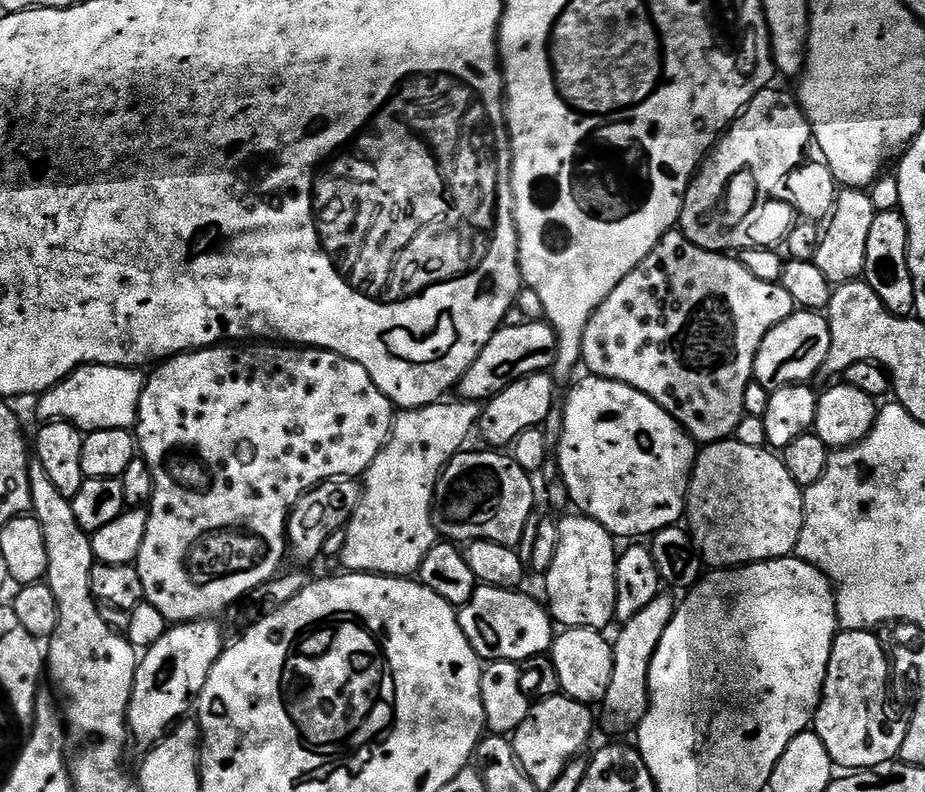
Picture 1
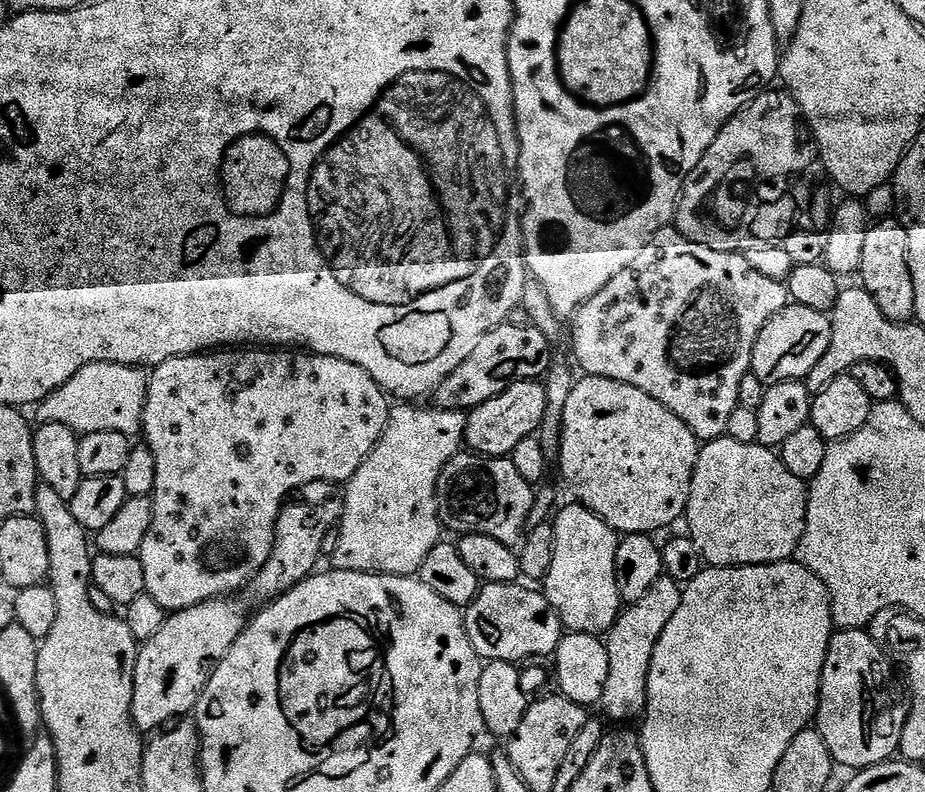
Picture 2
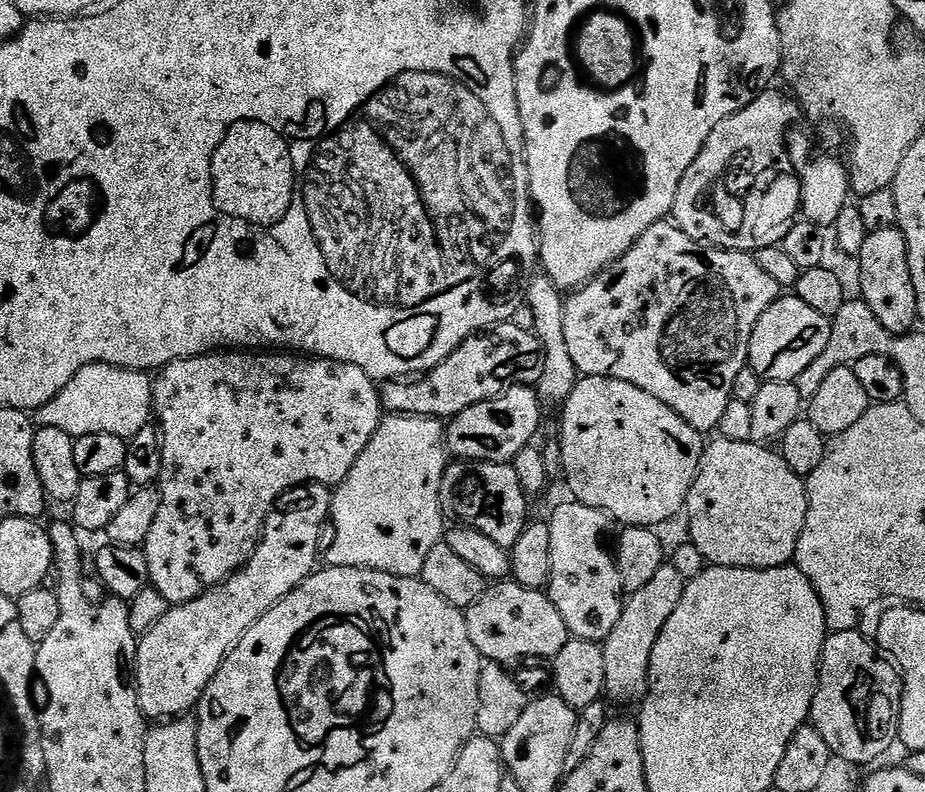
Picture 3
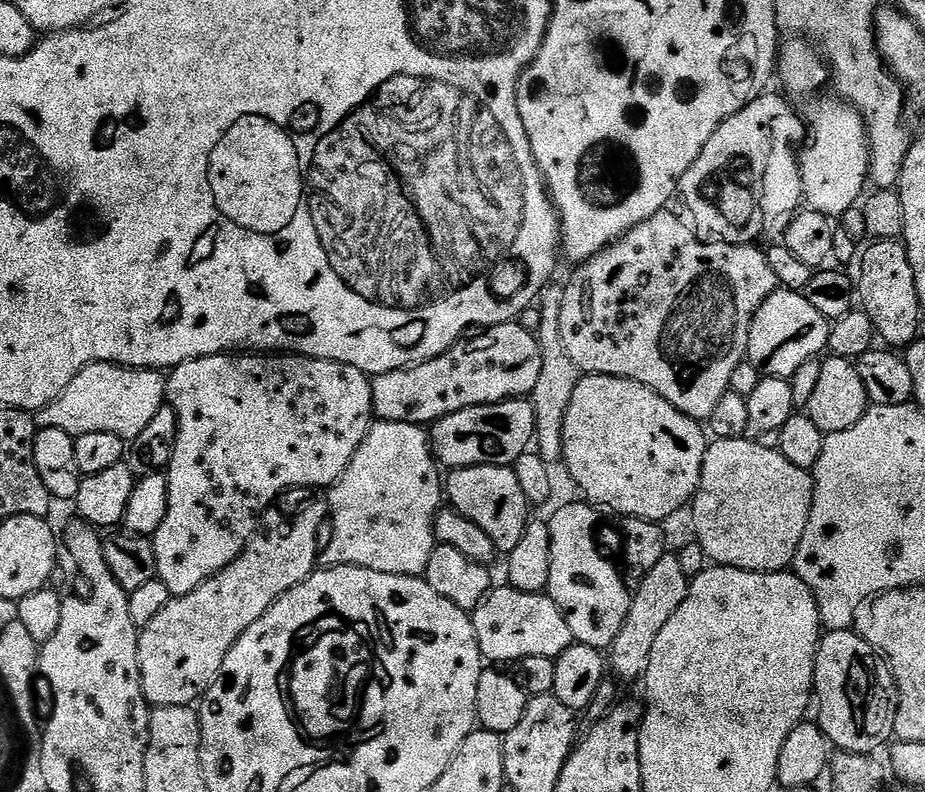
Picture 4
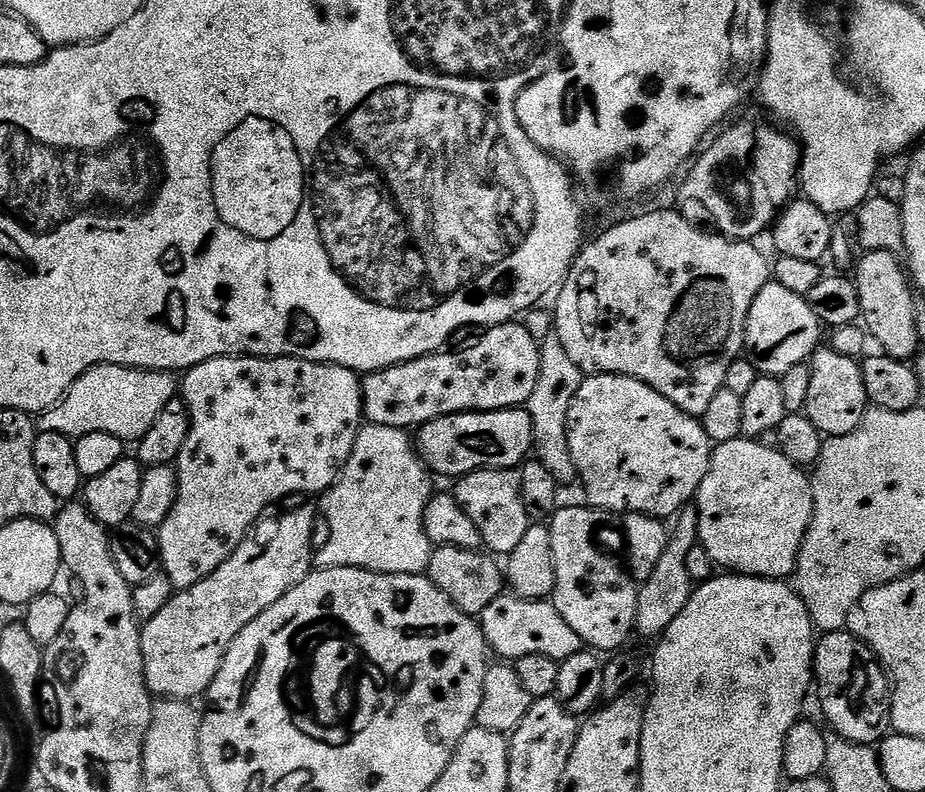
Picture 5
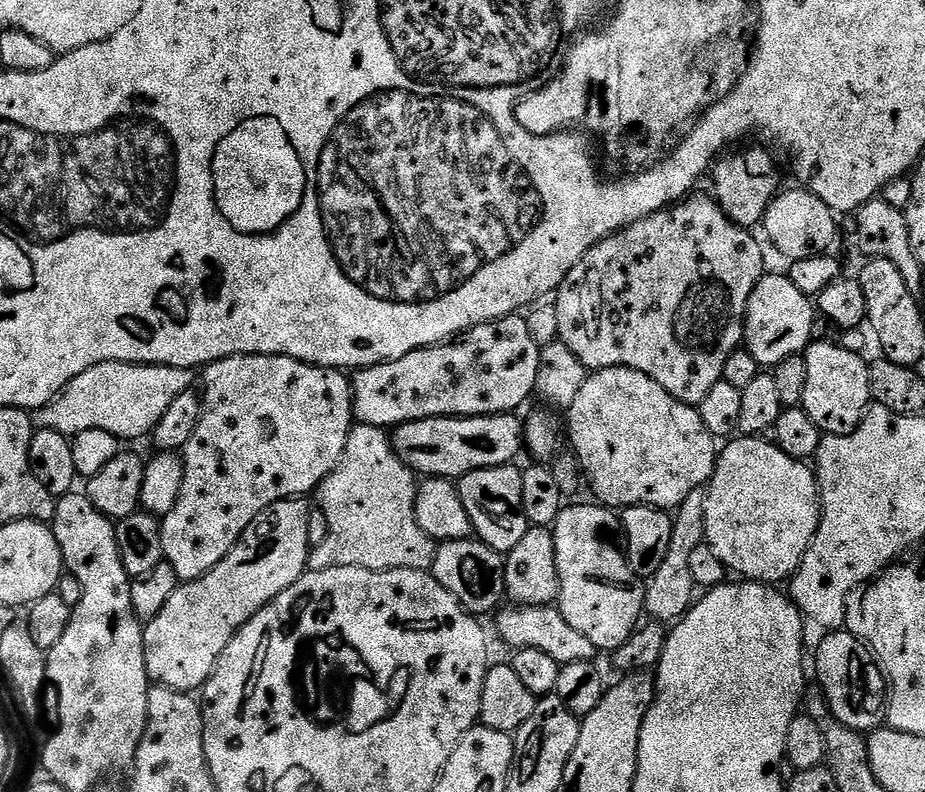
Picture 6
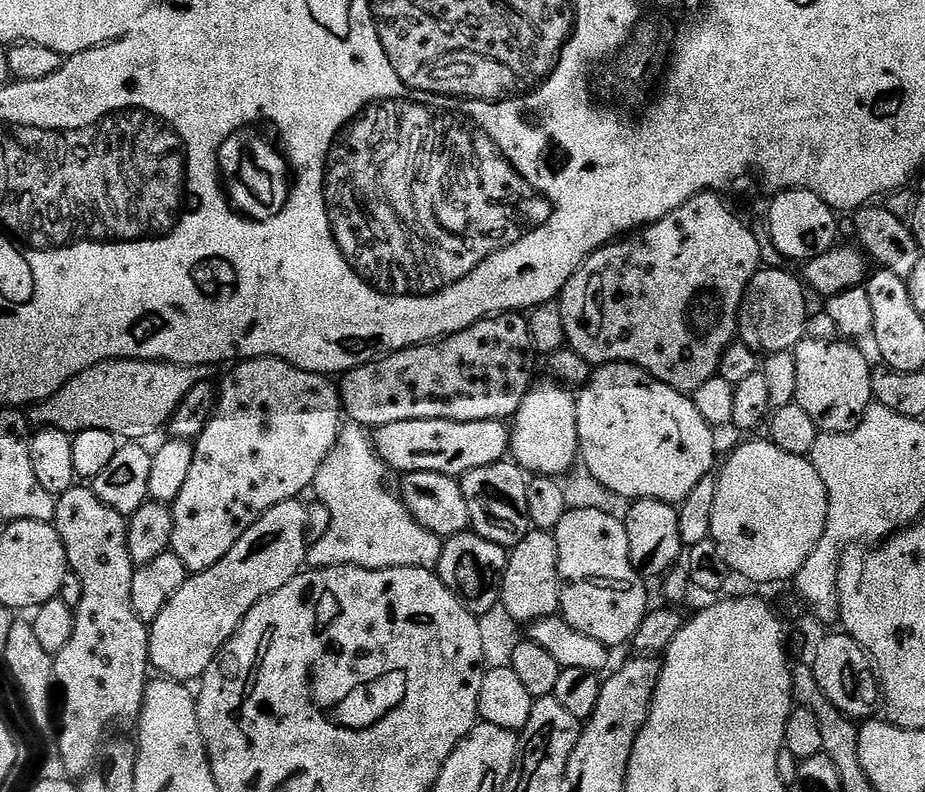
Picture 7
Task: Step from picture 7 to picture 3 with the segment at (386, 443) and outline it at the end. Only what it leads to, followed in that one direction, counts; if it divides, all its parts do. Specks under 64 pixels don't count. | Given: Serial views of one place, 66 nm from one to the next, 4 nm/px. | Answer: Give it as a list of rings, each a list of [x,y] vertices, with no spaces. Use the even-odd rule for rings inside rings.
[[[517,384],[505,390],[503,396],[478,402],[470,410],[451,417],[446,424],[446,451],[457,461],[481,460],[495,464],[511,464],[513,458],[533,443],[540,428],[542,401],[537,389],[527,384]]]

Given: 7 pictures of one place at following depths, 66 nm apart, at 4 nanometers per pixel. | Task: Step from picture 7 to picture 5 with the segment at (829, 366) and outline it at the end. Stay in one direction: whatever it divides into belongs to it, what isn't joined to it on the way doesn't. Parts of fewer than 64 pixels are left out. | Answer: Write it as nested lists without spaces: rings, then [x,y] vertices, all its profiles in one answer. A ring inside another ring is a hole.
[[[821,346],[812,353],[810,367],[810,391],[806,393],[803,415],[808,416],[814,426],[818,426],[820,435],[825,438],[850,434],[850,430],[862,422],[870,407],[860,364],[853,357],[838,354],[831,346]]]

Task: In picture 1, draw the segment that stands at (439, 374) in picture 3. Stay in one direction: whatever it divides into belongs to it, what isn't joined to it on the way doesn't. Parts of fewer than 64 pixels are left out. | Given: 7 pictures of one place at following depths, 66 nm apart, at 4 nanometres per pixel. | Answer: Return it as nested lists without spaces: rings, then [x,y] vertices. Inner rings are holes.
[[[527,322],[520,326],[501,327],[500,331],[492,333],[490,339],[484,341],[484,348],[476,356],[476,361],[466,370],[458,385],[459,399],[464,402],[487,402],[499,394],[506,386],[515,380],[522,380],[536,372],[548,372],[556,360],[556,331],[547,322]]]

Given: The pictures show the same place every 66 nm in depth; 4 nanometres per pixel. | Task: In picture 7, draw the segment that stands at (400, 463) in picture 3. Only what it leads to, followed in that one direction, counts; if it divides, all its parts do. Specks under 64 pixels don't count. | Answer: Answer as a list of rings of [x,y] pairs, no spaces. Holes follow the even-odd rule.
[[[351,422],[343,425],[338,442],[334,450],[322,462],[322,466],[316,475],[314,492],[322,498],[326,510],[330,510],[330,530],[326,530],[326,538],[322,538],[317,544],[311,545],[308,550],[307,567],[312,570],[321,568],[431,568],[438,566],[440,555],[444,549],[444,540],[426,530],[406,510],[403,499],[384,485],[383,472],[386,465],[376,455],[372,447],[373,437],[366,433],[365,425]]]

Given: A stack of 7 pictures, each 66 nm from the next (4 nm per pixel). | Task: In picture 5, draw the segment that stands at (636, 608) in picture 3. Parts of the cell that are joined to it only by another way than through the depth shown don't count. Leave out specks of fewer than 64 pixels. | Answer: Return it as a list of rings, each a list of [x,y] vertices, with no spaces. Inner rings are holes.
[[[689,506],[683,509],[675,517],[674,523],[671,525],[670,535],[666,542],[666,551],[663,552],[662,559],[658,561],[658,566],[654,566],[654,574],[650,574],[650,578],[639,585],[635,631],[641,632],[644,636],[653,636],[653,638],[663,636],[670,622],[674,622],[674,618],[678,618],[678,614],[686,610],[686,602],[690,602],[694,591],[690,570],[686,570],[686,558],[690,550],[697,548],[700,538],[700,523],[695,507]]]

